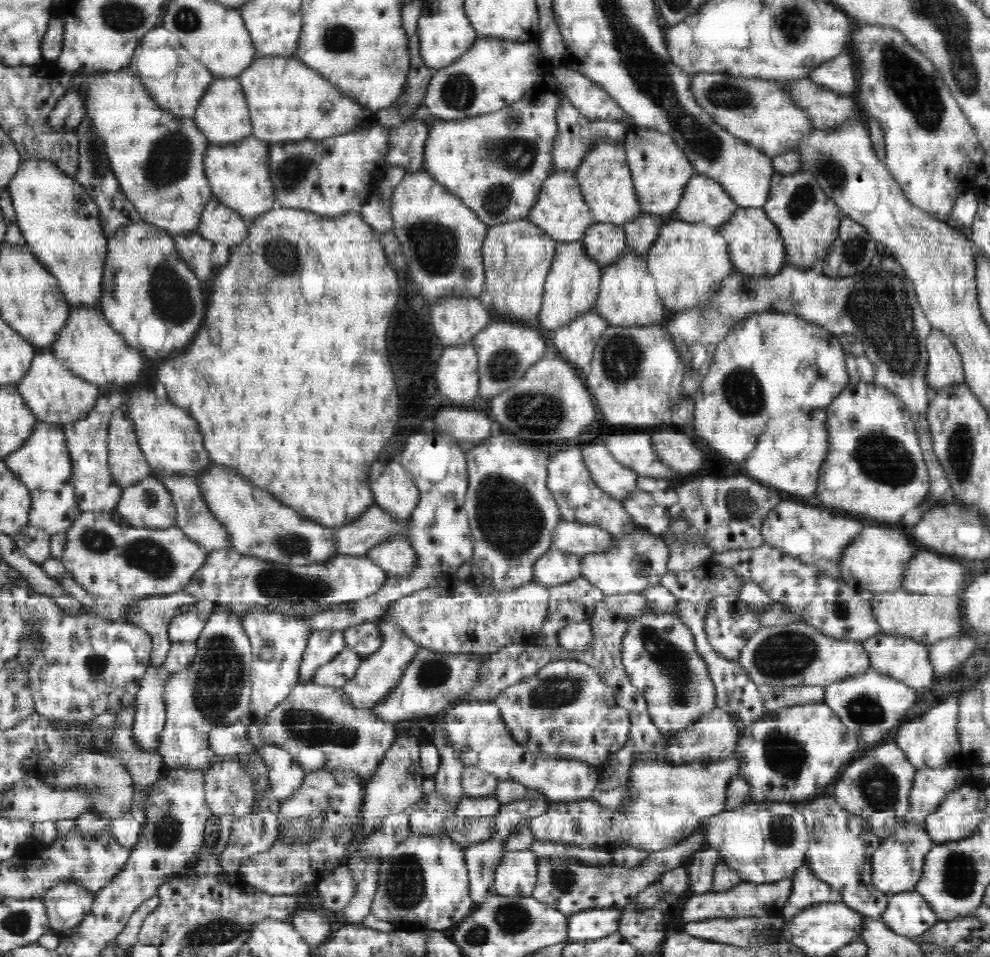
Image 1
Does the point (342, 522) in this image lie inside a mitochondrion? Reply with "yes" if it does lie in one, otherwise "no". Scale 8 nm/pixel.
no

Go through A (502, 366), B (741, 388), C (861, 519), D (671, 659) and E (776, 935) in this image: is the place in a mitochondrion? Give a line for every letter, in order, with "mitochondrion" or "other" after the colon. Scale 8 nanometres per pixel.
A: mitochondrion
B: mitochondrion
C: other
D: mitochondrion
E: other

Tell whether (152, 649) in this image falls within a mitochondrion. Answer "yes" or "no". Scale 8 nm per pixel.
no

